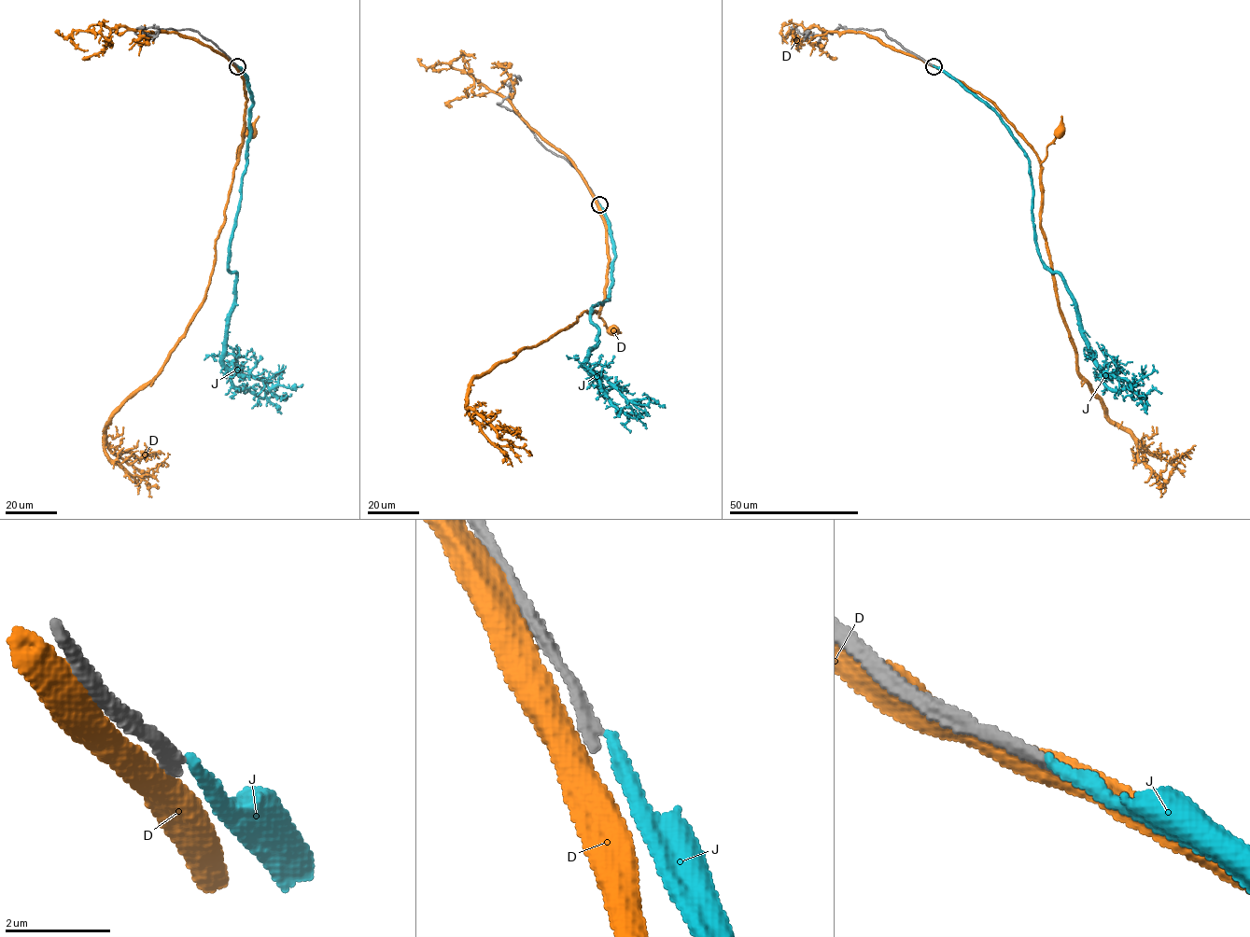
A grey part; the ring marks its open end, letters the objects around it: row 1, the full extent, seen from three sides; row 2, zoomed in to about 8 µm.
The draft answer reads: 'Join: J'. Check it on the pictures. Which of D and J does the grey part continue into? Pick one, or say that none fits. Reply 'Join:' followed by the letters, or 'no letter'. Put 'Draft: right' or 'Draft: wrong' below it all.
Join: no letter
Draft: wrong

